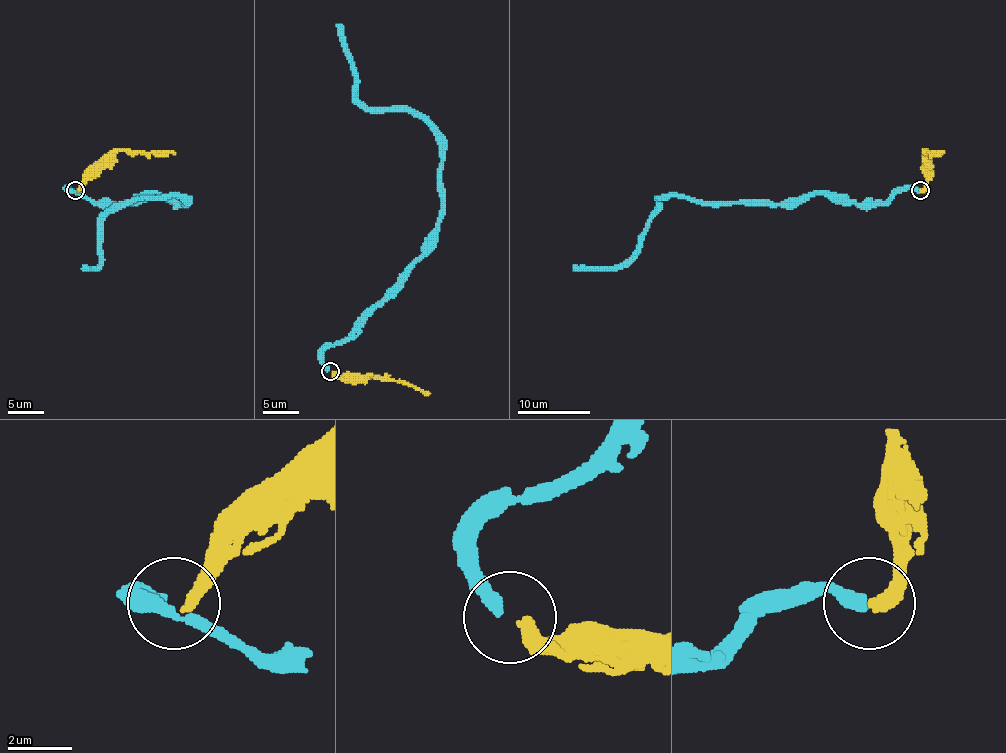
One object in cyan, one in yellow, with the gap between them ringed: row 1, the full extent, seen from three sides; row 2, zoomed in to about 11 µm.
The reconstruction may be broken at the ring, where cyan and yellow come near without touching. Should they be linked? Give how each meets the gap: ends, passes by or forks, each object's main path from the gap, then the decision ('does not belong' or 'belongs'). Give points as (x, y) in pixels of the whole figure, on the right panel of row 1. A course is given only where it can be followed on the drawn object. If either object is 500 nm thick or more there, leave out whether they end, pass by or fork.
cyan ends there; yellow ends there; cyan runs (919, 190), (841, 203), (817, 192), (778, 203), (665, 196), (627, 259), (573, 268); yellow runs (921, 190), (928, 180), (926, 151), (942, 154); belongs

